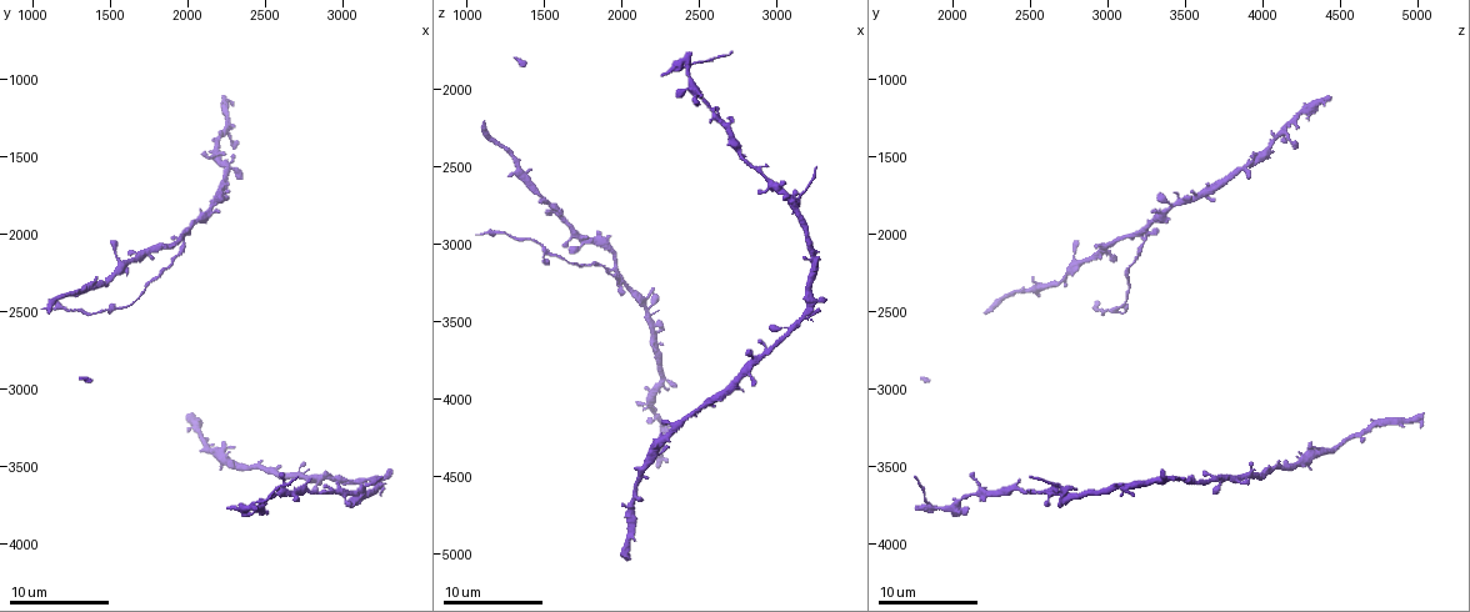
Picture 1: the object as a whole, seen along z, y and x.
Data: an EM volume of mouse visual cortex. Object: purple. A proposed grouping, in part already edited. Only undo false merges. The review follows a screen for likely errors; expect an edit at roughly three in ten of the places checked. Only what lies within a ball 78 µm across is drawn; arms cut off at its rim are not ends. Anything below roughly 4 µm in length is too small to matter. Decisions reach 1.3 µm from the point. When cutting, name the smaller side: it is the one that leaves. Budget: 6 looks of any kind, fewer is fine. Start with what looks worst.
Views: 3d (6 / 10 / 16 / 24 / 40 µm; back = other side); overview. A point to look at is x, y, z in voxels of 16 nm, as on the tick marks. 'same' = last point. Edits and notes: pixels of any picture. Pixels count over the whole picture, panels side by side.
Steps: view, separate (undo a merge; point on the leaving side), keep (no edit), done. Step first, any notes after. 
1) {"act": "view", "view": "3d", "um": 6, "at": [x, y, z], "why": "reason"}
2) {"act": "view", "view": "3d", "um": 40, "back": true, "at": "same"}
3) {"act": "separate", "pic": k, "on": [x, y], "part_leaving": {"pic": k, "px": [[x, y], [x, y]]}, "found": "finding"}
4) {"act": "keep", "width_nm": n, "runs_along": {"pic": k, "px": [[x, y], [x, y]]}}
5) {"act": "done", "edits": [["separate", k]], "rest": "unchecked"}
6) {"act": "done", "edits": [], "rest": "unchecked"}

{"act": "view", "view": "3d", "um": 10, "at": [2420, 3740, 1820]}

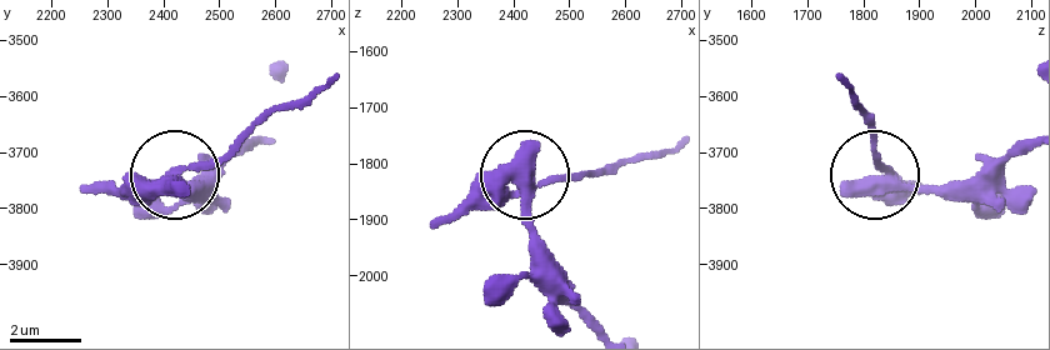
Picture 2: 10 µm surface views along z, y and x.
{"act": "separate", "pic": 2, "on": [99, 185], "side_arm_um": 6, "part_leaving": {"pic": 2, "px": [[145, 184], [214, 160], [268, 118], [321, 94]]}, "found": "a second neuron is stuck on"}

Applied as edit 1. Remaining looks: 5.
{"act": "view", "view": "3d", "um": 6, "at": [1980, 1980, 3200]}

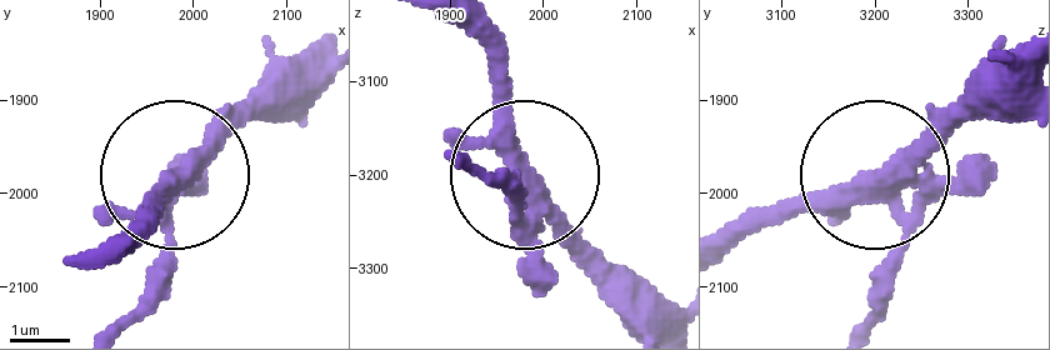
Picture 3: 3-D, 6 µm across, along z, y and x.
{"act": "separate", "pic": 3, "on": [169, 268], "part_leaving": {"pic": 3, "px": [[918, 194], [873, 324]]}, "found": "a second neuron is stuck on"}

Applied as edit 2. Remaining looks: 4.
{"act": "view", "view": "overview"}

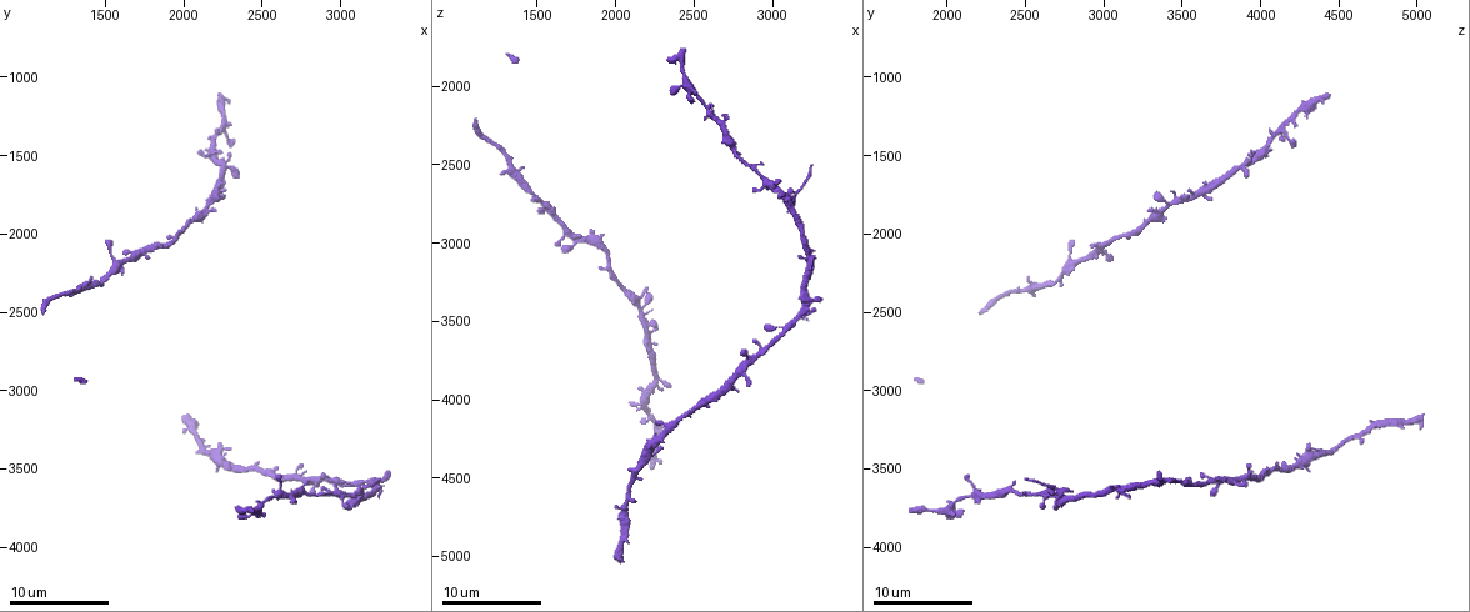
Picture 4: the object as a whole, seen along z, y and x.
{"act": "view", "view": "3d", "um": 16, "at": [2600, 3660, 2160], "why": "four arms meet"}

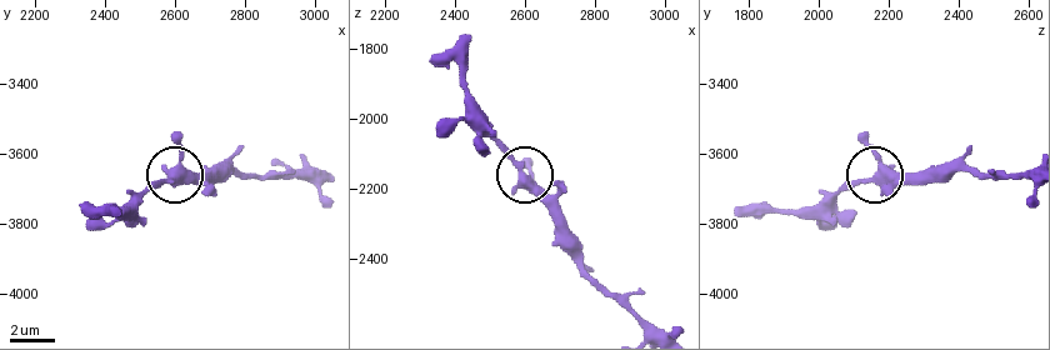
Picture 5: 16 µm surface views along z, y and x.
{"act": "keep", "found": "continuous, no second neuron"}

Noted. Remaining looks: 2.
{"act": "done", "edits": [["separate", 2], ["separate", 3]], "rest": "unchecked"}

